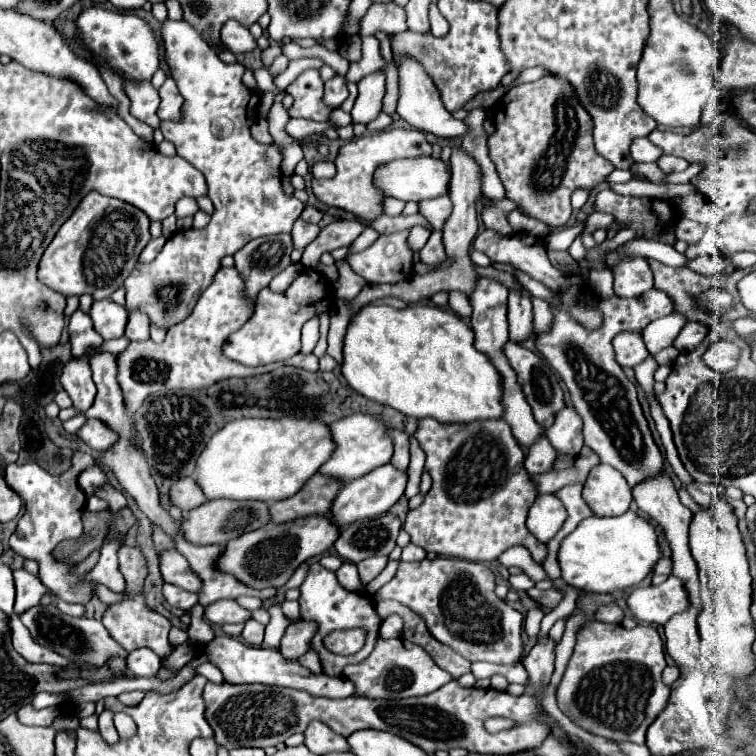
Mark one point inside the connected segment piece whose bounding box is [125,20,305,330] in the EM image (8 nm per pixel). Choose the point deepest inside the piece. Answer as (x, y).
(244, 177)

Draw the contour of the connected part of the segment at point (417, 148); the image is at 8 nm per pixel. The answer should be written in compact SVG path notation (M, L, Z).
M389 128L383 132L375 132L369 136L361 136L361 138L353 138L351 142L347 142L345 146L339 148L337 158L335 158L335 176L329 180L321 180L321 178L313 178L311 180L311 190L315 194L315 198L319 202L323 202L325 206L333 206L333 208L341 208L345 212L355 214L359 220L371 224L371 220L375 220L379 214L383 214L383 200L385 194L375 194L375 170L379 164L387 164L391 160L399 160L399 158L415 158L415 156L431 156L433 148L425 138L425 132L421 130L403 130L403 128Z

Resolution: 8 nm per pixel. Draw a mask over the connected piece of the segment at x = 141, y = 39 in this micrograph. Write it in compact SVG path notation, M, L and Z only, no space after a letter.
M93 6L93 8L87 8L81 12L81 16L77 18L77 26L81 30L81 36L87 44L87 48L91 48L99 56L103 56L115 68L121 68L125 72L125 76L129 76L131 80L151 80L153 72L161 64L159 40L157 40L155 32L143 18L139 18L135 14L111 12L111 10Z

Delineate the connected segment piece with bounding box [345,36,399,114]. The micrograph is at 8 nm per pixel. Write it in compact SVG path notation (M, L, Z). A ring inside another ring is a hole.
M363 36L363 56L361 60L353 62L349 66L347 72L347 80L349 82L358 82L362 77L373 72L383 72L387 78L387 94L385 94L385 106L383 112L393 114L395 106L397 106L397 96L399 96L399 84L397 84L397 68L391 62L387 62L381 56L381 48L379 48L379 40L375 36Z

